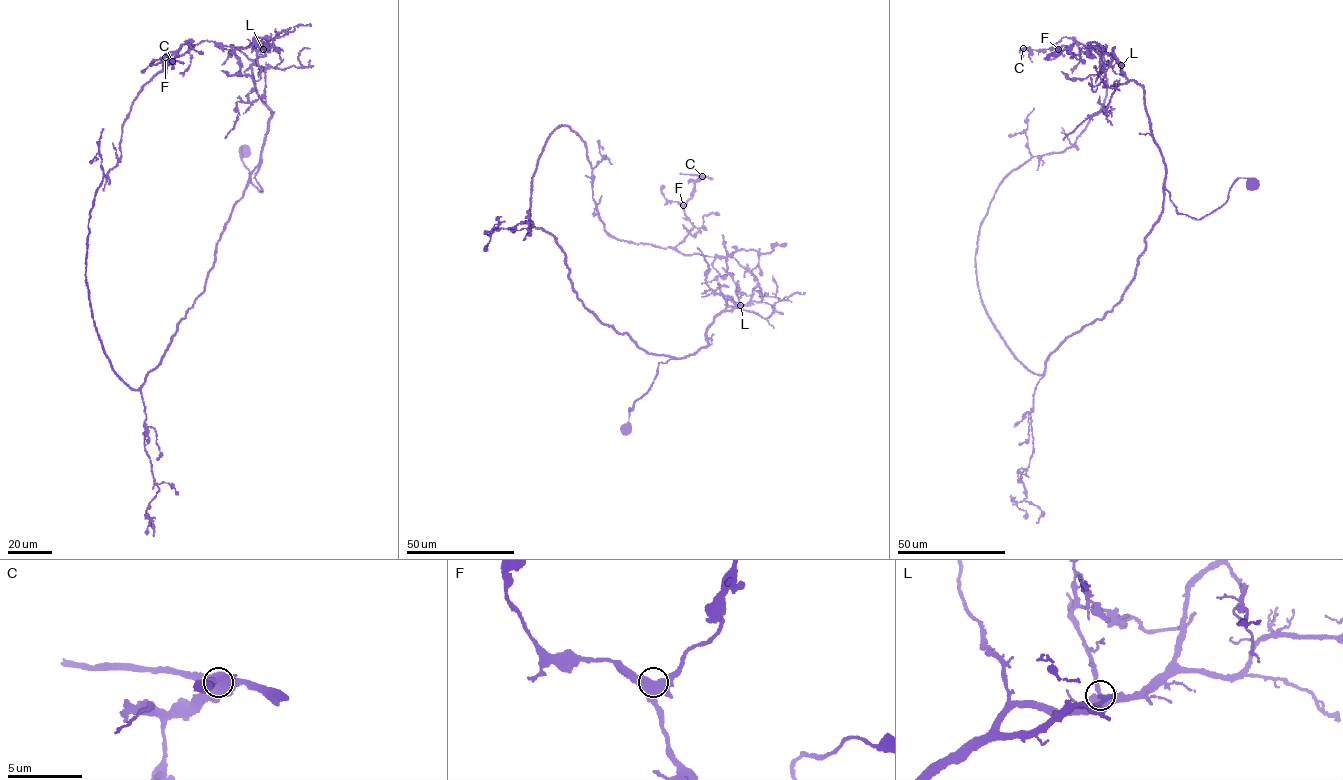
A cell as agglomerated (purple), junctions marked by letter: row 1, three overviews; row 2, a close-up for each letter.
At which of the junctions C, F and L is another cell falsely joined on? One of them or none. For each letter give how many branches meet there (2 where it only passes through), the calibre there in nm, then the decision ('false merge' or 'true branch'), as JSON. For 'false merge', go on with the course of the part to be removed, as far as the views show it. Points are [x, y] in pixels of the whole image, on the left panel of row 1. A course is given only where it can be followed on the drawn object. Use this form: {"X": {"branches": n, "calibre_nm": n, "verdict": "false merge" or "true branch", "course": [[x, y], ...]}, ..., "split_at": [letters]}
{"C": {"branches": 3, "calibre_nm": 650, "verdict": "false merge", "course": [[172, 60], [150, 64]]}, "F": {"branches": 3, "calibre_nm": 480, "verdict": "true branch"}, "L": {"branches": 3, "calibre_nm": 460, "verdict": "true branch"}, "split_at": ["C"]}

